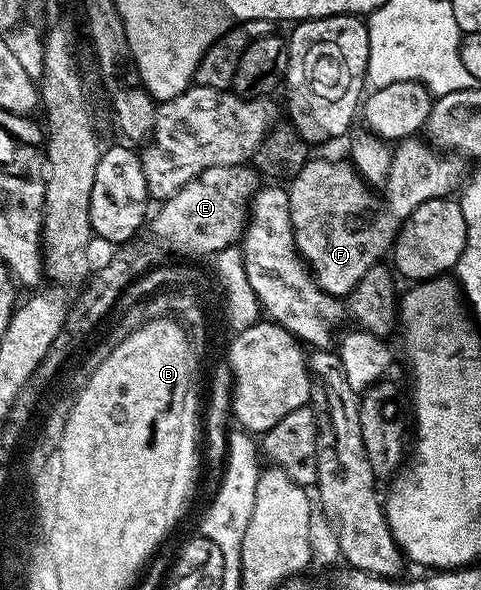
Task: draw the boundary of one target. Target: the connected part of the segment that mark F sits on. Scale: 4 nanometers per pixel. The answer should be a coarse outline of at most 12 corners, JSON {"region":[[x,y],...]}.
{"region":[[394,146],[384,205],[346,160],[290,178],[295,247],[346,298],[460,162]]}

